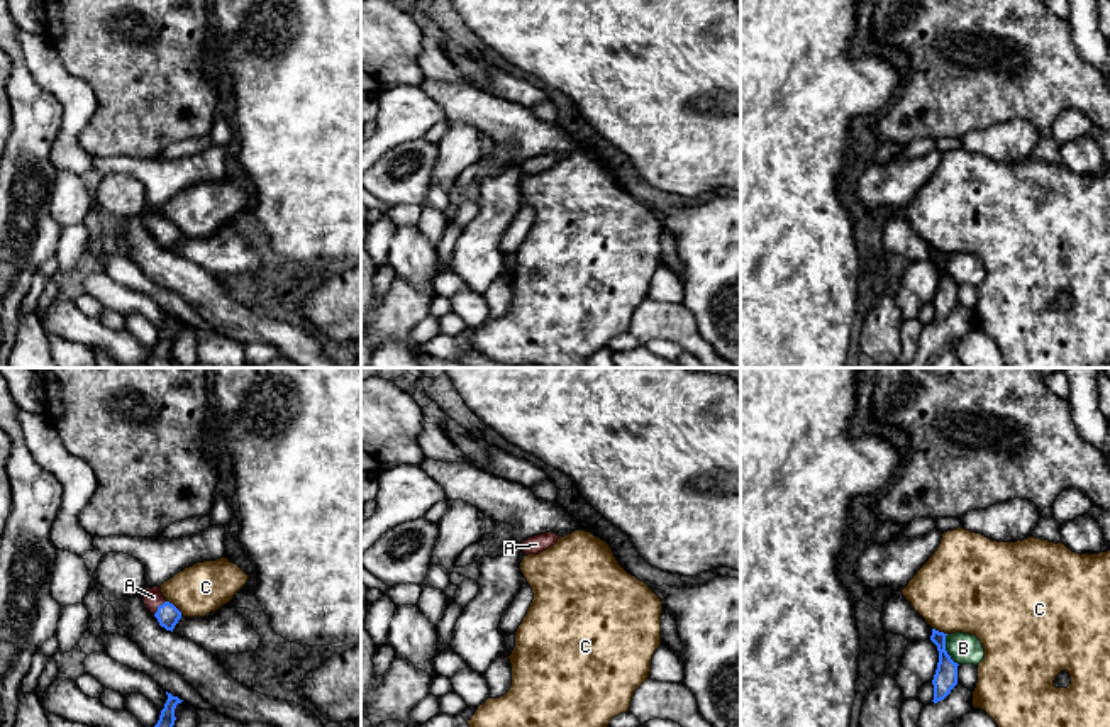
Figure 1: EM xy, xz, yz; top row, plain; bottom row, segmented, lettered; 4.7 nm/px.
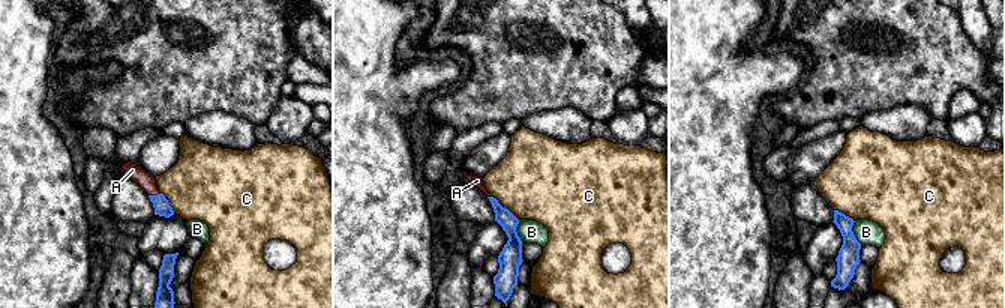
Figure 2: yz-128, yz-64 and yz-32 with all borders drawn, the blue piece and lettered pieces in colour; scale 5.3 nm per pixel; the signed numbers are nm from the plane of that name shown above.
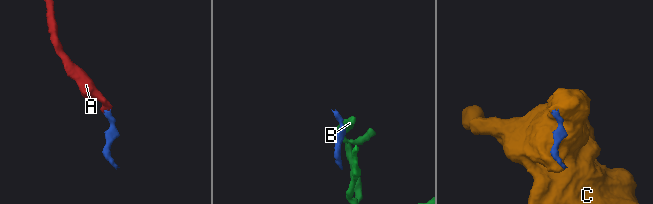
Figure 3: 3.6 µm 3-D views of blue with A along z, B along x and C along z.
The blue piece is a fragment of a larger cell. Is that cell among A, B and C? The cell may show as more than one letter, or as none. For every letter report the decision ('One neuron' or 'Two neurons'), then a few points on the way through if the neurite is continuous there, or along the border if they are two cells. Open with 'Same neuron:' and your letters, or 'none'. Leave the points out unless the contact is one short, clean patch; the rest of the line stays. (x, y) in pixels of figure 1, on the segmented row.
Same neuron: A
A: One neuron. Path across: xy (168, 616), (158, 607), (153, 597)
B: Two neurons. Boundary: yz (946, 634), (946, 653), (958, 665)
C: Two neurons. Boundary: xy (168, 600), (182, 614)

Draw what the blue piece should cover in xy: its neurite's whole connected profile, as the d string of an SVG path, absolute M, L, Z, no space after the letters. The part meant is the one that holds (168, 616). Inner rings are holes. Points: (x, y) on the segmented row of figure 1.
M146 588L142 600L146 608L158 619L159 625L173 632L181 619L181 612L163 597L161 588Z

